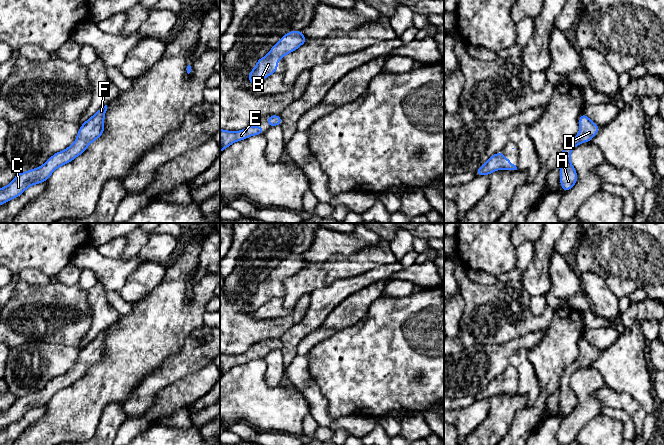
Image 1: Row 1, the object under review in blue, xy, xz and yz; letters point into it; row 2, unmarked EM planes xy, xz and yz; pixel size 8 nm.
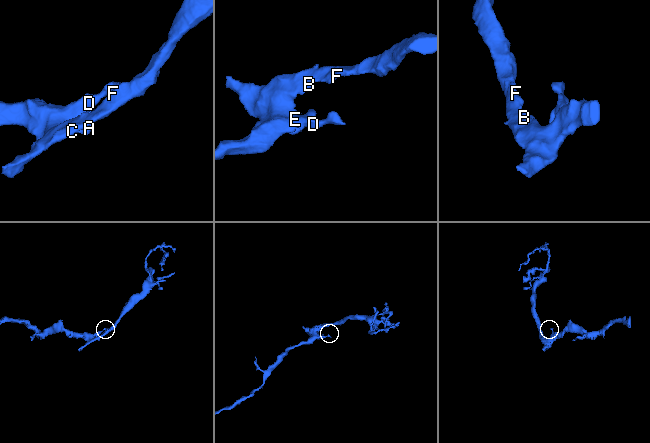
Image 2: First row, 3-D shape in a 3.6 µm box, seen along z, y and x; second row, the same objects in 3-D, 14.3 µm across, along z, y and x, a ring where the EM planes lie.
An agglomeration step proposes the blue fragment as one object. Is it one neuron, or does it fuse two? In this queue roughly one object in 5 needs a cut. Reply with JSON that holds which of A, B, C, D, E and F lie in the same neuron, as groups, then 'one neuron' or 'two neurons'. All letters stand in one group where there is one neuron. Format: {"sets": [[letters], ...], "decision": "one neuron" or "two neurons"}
{"sets": [["A", "B", "C", "D", "E", "F"]], "decision": "one neuron"}

